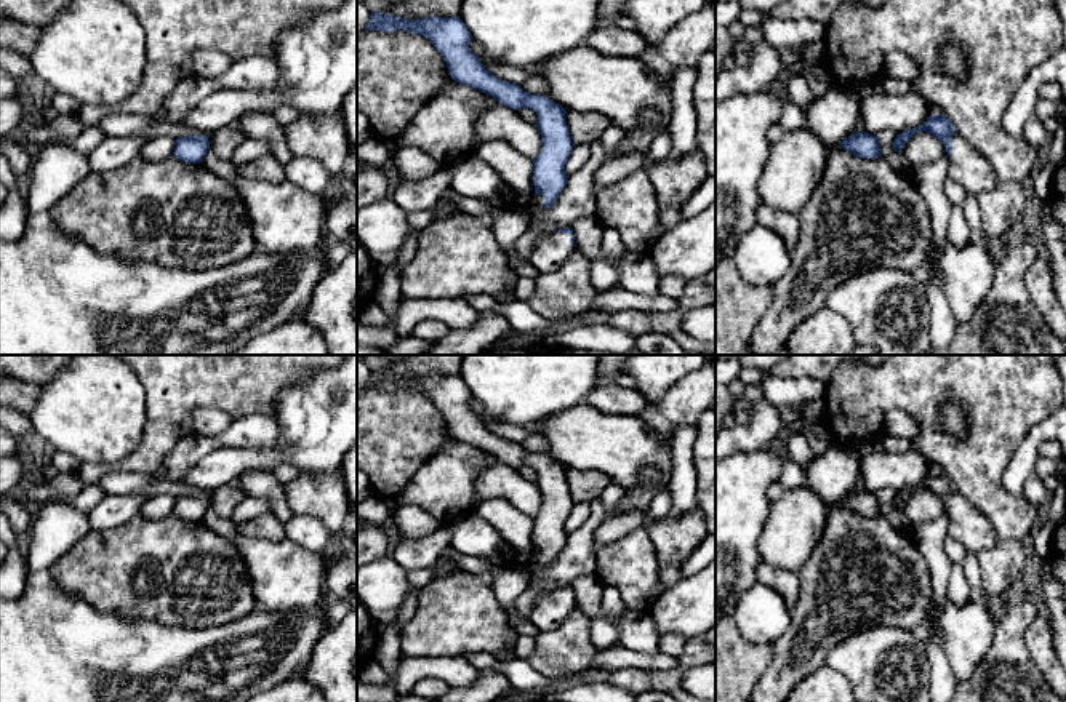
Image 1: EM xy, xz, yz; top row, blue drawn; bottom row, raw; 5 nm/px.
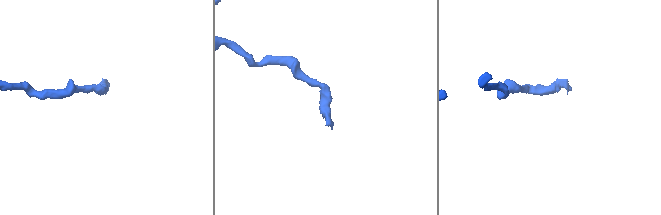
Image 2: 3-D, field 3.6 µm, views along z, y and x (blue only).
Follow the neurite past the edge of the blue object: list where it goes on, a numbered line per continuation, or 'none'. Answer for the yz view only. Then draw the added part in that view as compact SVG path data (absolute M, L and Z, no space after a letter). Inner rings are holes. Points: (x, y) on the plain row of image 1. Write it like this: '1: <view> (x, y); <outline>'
1: yz (969, 525); M957 488L952 493L952 518L949 536L962 542L973 553L991 550L997 542L997 532L988 517L968 502Z

